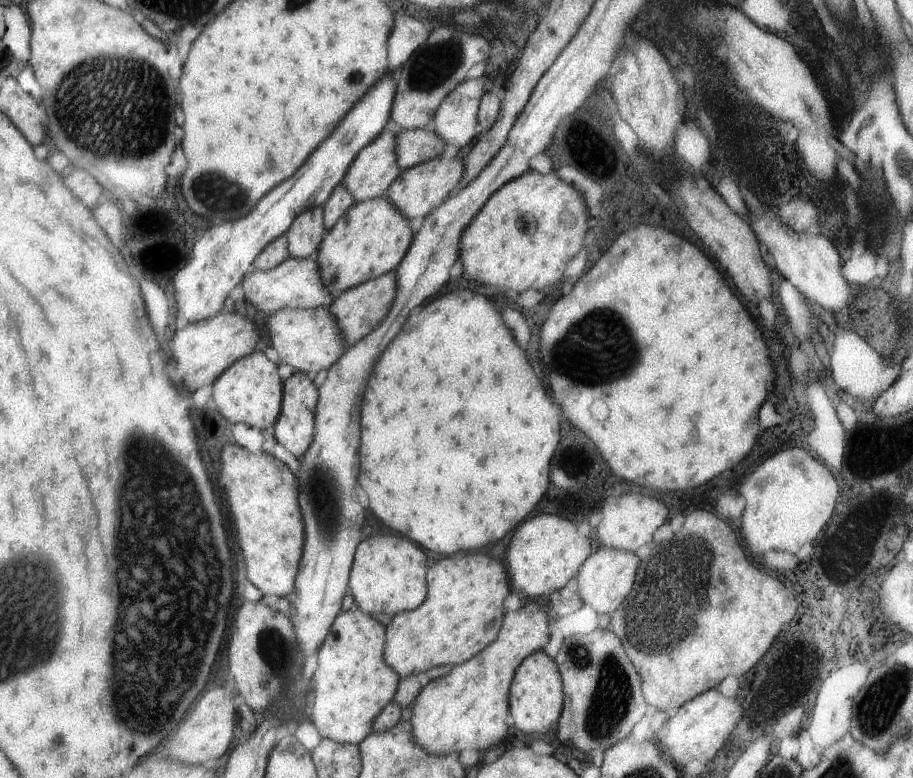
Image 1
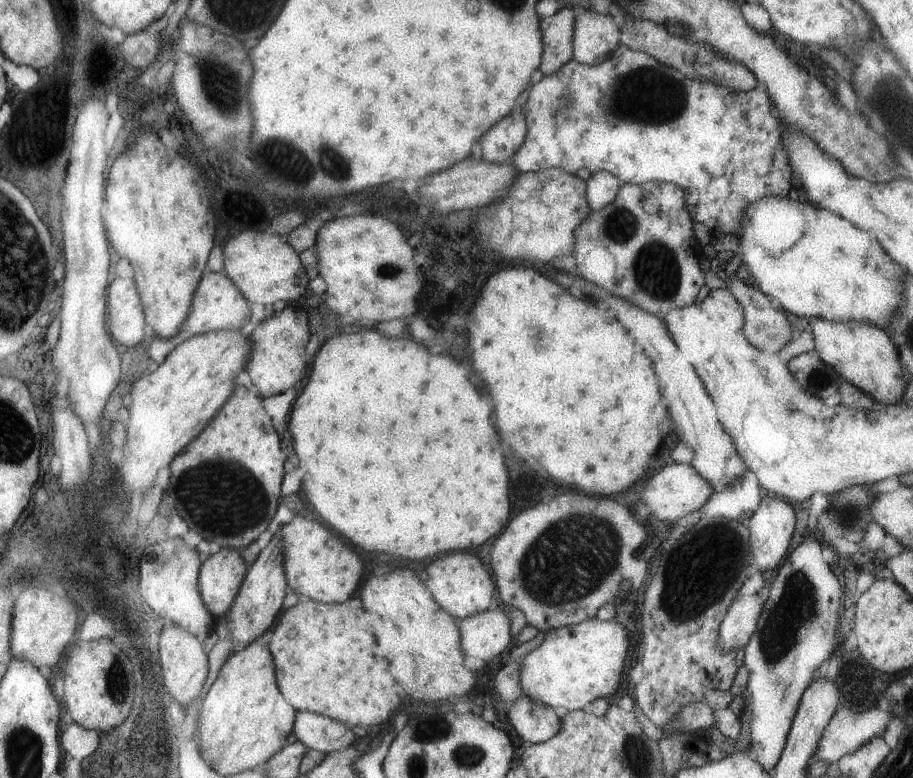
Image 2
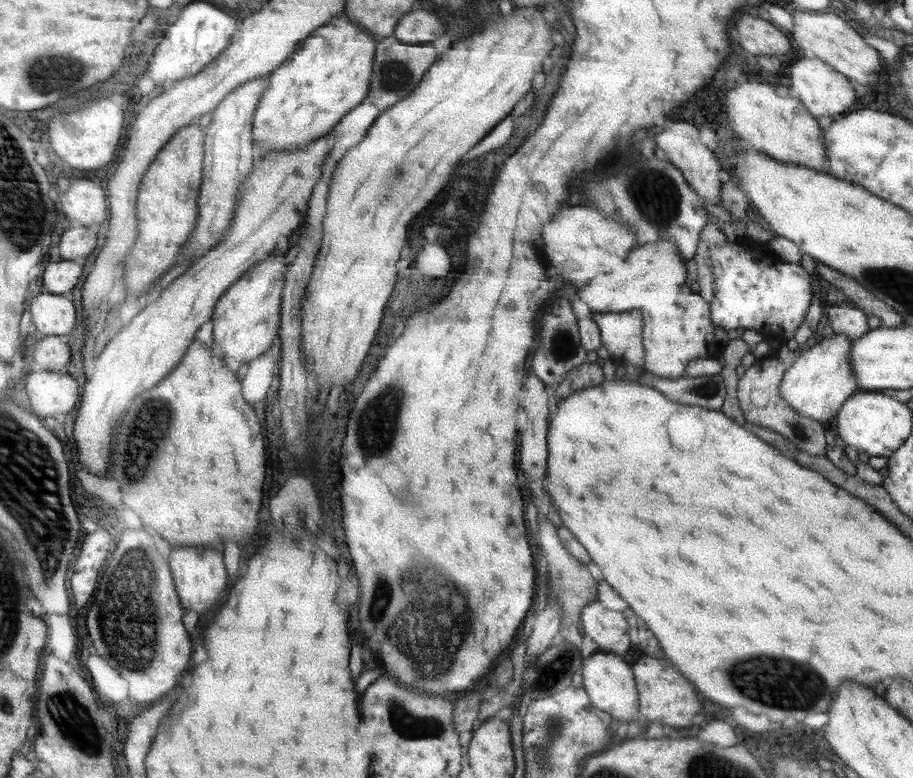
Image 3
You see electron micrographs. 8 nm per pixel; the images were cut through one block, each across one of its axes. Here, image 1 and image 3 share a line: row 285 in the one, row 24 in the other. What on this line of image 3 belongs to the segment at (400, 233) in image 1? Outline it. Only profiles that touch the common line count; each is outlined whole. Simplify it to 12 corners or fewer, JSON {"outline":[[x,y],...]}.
{"outline":[[347,14],[271,78],[263,156],[331,134],[367,100],[379,36]]}

